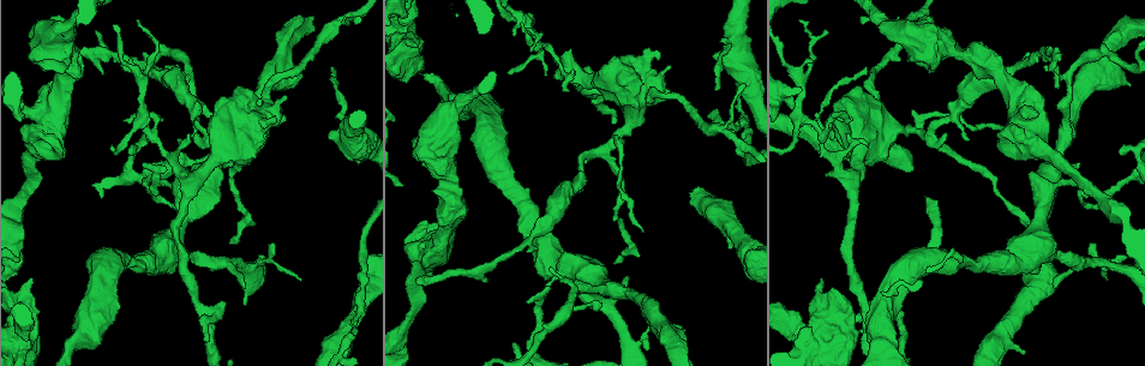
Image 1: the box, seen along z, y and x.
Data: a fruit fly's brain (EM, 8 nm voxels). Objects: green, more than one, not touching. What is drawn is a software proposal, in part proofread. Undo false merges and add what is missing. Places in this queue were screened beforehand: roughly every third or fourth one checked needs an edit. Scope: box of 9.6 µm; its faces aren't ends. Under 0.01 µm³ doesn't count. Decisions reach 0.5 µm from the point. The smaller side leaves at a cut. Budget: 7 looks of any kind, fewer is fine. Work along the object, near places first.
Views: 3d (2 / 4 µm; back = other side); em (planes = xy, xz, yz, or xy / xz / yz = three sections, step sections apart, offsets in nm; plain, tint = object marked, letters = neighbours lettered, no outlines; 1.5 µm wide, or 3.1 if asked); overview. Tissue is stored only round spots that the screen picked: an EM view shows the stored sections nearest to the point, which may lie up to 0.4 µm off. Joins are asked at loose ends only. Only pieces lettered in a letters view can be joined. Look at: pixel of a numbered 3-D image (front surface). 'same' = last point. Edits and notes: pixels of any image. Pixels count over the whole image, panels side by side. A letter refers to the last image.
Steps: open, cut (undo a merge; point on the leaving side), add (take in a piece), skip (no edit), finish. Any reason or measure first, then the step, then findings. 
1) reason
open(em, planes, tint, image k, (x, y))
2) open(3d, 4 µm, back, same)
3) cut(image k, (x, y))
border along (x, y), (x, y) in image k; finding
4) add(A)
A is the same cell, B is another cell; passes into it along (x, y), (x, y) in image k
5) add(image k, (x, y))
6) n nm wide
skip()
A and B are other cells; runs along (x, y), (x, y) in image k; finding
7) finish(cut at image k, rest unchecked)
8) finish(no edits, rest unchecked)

branch stops here
open(em, xy, step 4, letters, image 1, (276, 119))

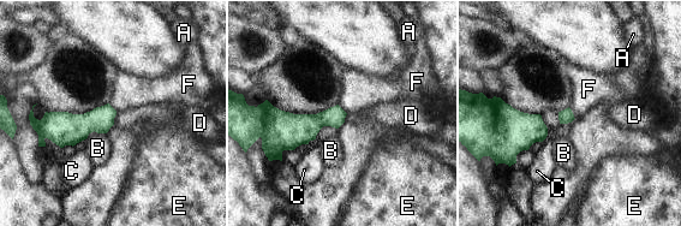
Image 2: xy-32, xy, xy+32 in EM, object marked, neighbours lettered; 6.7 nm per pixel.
open(em, xz, step 8, letters, same)

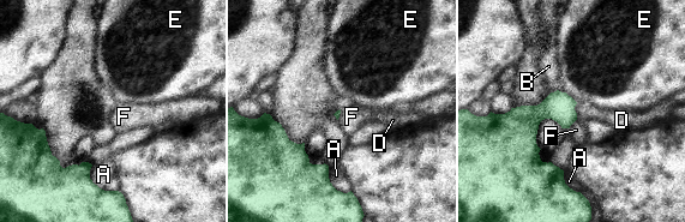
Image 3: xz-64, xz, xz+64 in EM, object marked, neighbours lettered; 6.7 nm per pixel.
skip()
A, B, D, E and F are other cells; border along (577, 103), (575, 107), (576, 119) in image 3; none of them fits

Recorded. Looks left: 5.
an open end
open(em, planes, letters, image 1, (717, 90))

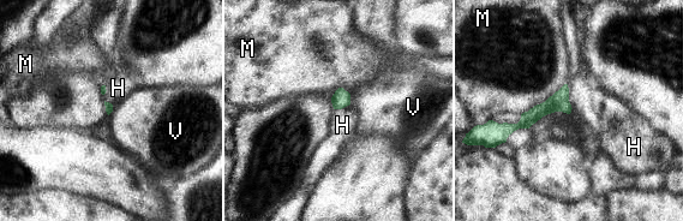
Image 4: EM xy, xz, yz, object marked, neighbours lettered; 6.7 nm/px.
skip()
H, M and V are other cells; border along (567, 83), (571, 108) in image 4; none of them fits

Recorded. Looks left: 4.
thin end
open(3d, 4 µm, image 1, (354, 331))

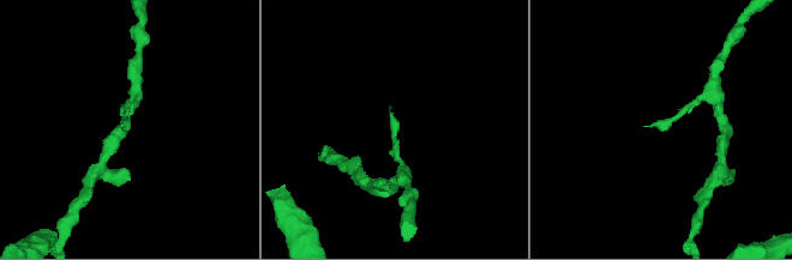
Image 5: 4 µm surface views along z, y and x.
open(em, planes, letters, image 5, (122, 124))

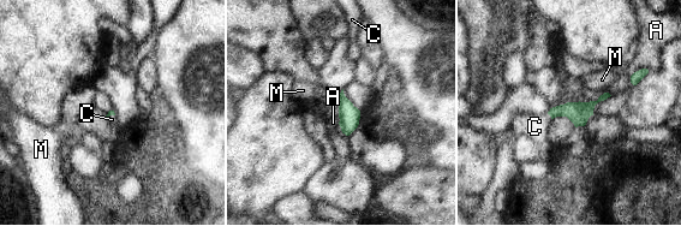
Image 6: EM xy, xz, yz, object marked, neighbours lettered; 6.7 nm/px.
add(C)
C is the same cell, A and M are other cells; passes into it along (578, 113), (549, 114), (535, 126) in image 6; the cell continues

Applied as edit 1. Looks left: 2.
finish(add at image 6, rest unchecked)

